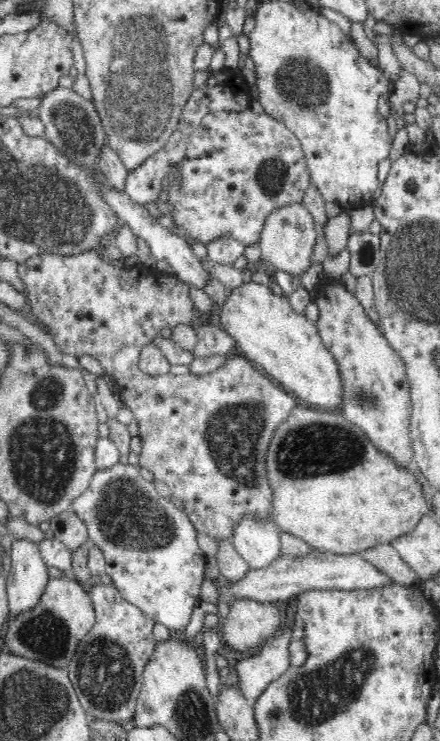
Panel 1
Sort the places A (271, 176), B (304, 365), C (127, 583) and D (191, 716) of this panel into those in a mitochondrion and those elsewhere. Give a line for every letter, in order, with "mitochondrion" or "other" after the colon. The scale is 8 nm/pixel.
A: mitochondrion
B: other
C: other
D: mitochondrion

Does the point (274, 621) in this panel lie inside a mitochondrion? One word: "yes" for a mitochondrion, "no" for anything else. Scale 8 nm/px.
no

